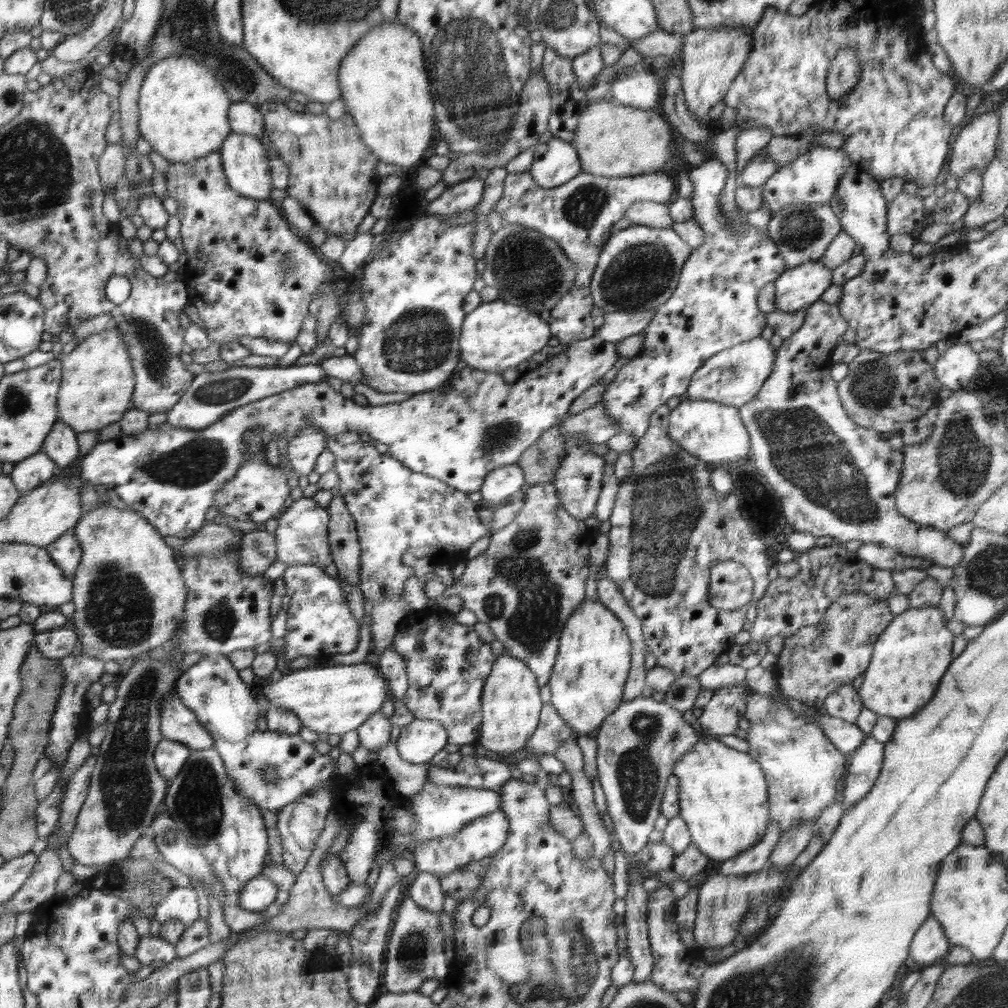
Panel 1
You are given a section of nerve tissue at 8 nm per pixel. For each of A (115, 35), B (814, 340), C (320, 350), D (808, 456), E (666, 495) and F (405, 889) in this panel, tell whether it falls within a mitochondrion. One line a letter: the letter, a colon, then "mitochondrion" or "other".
A: other
B: other
C: other
D: mitochondrion
E: mitochondrion
F: other

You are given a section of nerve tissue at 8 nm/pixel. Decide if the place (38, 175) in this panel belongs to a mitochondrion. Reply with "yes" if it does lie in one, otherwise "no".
yes

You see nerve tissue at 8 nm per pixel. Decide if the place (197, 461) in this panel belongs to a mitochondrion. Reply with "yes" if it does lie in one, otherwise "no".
yes

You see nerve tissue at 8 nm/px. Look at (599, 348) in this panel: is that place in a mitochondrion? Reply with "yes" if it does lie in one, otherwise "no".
no

